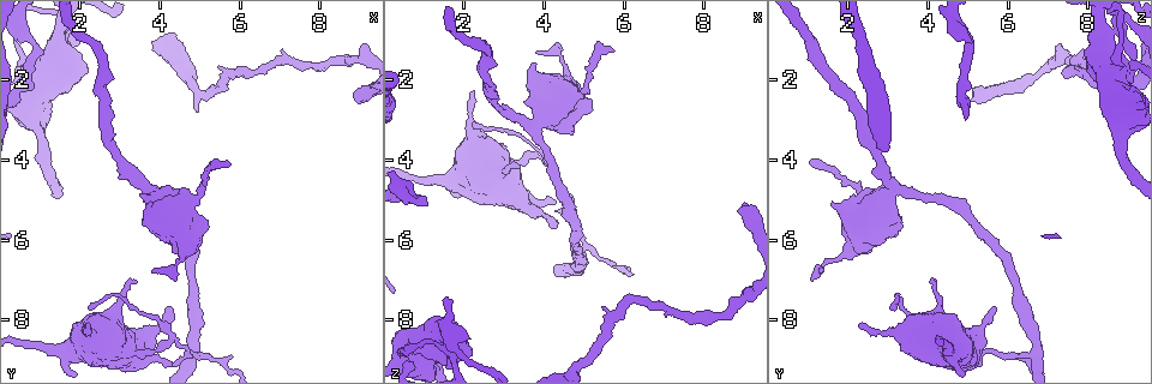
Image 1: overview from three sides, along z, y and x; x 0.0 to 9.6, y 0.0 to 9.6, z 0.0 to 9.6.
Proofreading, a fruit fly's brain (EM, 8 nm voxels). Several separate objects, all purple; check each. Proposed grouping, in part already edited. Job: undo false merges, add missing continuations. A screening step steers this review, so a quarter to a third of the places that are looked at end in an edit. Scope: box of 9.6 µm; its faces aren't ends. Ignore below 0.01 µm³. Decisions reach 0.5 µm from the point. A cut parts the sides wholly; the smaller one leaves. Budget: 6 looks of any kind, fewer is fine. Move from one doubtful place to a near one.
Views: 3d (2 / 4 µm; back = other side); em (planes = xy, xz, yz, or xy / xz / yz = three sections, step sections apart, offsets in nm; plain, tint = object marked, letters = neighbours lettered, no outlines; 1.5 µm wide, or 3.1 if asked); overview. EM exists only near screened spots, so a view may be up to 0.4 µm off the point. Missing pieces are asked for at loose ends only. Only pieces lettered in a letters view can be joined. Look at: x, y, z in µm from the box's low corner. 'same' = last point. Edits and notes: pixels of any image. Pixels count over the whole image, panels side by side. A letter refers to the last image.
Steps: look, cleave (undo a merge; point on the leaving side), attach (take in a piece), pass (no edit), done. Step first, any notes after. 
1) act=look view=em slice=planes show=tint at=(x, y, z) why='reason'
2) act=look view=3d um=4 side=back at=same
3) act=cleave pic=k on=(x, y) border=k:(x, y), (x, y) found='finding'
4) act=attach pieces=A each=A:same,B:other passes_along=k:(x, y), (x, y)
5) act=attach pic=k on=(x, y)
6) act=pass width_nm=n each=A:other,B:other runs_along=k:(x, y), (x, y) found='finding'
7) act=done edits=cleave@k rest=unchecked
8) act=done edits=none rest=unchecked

act=look view=3d um=2 side=back at=(4.85, 8.95, 6.65) why='abrupt turn'

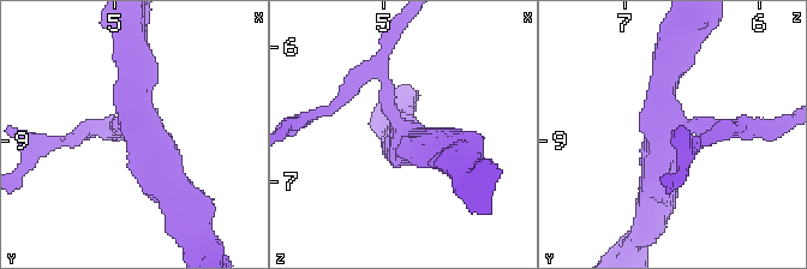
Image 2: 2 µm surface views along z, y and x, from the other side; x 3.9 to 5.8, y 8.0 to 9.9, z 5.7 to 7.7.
act=look view=em slice=xz step=8 show=tint at=(4.82, 8.90, 6.64) arms=4 why='shape alone is not enough'

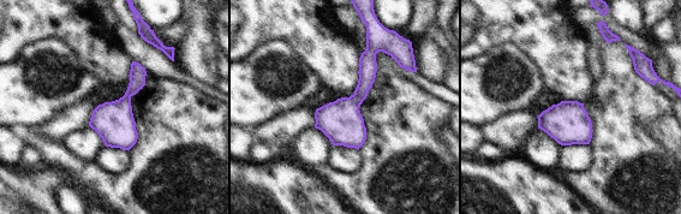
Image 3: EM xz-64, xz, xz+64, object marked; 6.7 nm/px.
act=look view=em slice=xz step=8 show=letters at=same

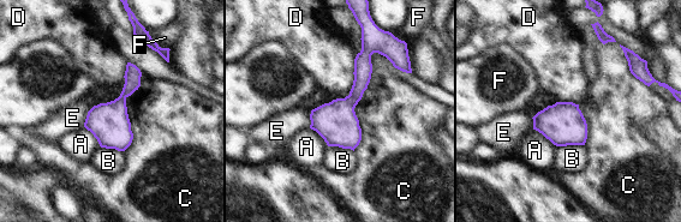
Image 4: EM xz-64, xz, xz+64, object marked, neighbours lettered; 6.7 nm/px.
act=pass width_nm=260 each=A:other,B:other,C:other,D:other,E:other,F:other border=4:(357, 54), (352, 88), (336, 98) found='all the same neuron'

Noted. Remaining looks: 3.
act=look view=3d um=4 at=(5.70, 4.10, 1.30) why='branch stops here'

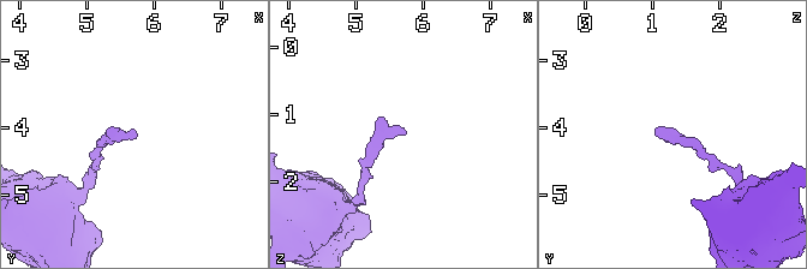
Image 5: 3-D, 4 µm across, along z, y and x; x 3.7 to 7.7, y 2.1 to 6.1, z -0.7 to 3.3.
act=look view=em slice=planes show=tint at=(5.70, 4.05, 1.35) why='now the EM'

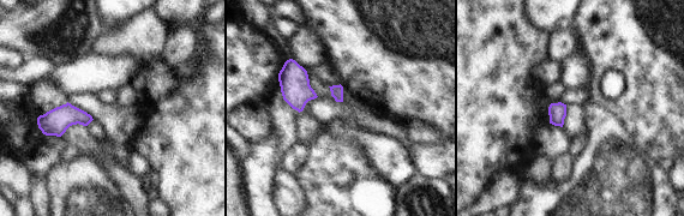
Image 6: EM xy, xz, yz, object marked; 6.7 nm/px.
act=look view=em slice=planes show=letters at=same why='what lies round it'

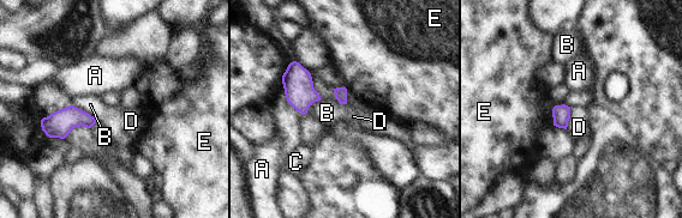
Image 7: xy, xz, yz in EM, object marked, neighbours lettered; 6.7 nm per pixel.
act=pass longest_contact=B:220nm each=A:other,B:other,C:other,D:other,E:other found='no lettered piece goes on from it'

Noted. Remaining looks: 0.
act=done edits=none rest=unchecked

